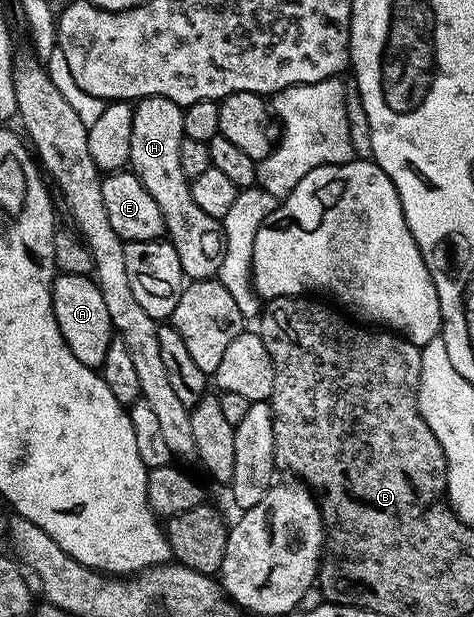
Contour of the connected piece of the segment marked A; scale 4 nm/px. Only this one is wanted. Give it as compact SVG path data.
M57 274L51 288L51 304L55 312L55 324L59 324L59 332L63 332L63 340L67 340L71 356L75 356L79 364L99 368L105 359L109 341L115 335L111 316L107 316L107 303L103 300L103 292L99 292L97 283L88 274Z

